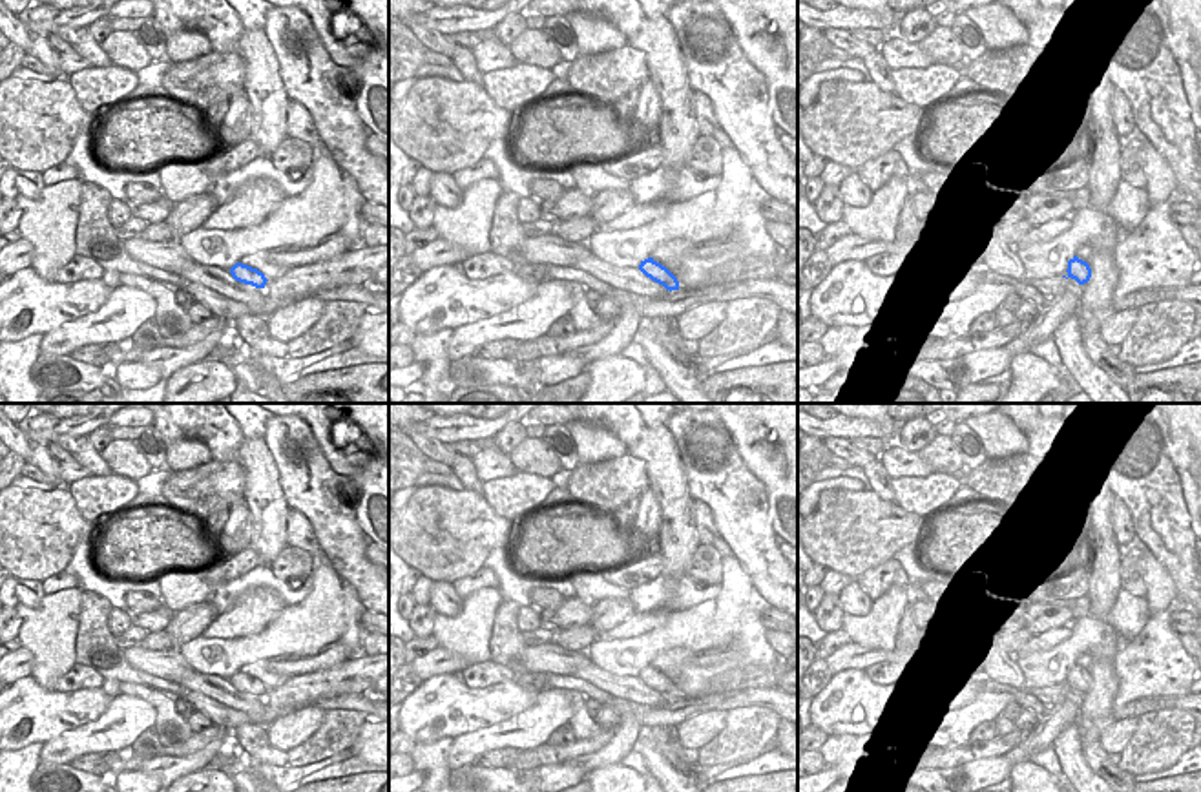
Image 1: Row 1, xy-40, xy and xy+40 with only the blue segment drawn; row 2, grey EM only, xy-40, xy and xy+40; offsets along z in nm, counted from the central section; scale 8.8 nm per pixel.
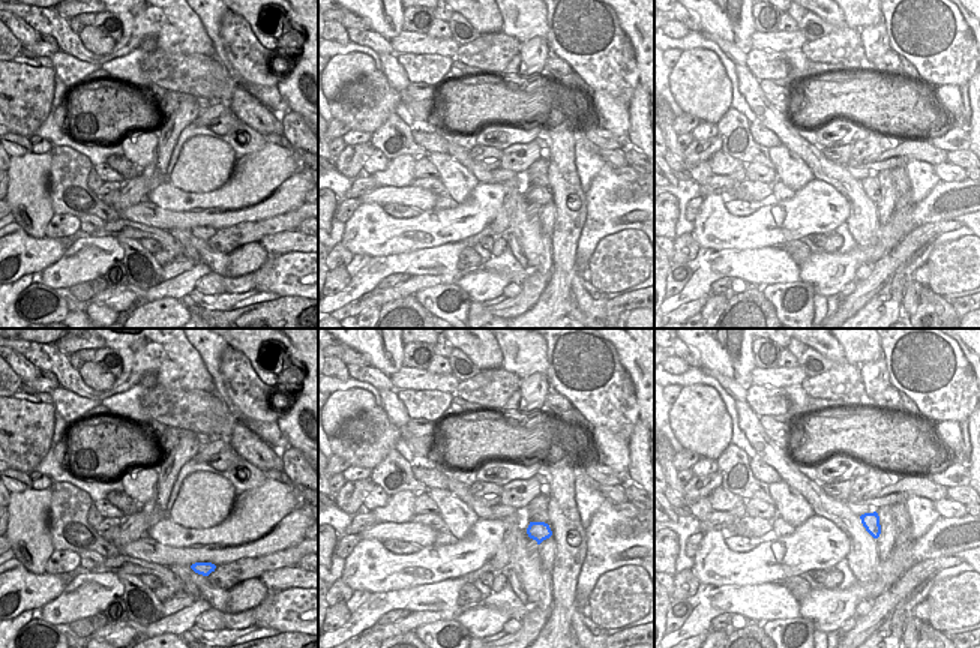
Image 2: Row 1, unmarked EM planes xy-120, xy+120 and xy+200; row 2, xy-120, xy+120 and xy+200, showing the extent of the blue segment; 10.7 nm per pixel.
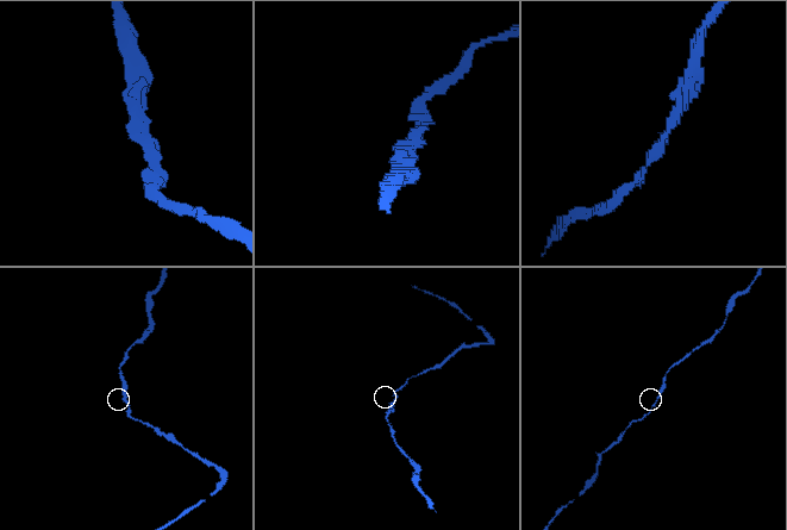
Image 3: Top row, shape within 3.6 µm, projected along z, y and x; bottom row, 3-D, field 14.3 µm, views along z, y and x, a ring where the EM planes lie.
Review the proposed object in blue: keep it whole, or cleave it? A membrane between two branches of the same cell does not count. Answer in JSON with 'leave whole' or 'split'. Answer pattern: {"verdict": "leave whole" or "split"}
{"verdict": "leave whole"}

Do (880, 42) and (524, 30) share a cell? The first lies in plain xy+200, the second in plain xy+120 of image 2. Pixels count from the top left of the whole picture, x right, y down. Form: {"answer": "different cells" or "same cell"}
{"answer": "different cells"}

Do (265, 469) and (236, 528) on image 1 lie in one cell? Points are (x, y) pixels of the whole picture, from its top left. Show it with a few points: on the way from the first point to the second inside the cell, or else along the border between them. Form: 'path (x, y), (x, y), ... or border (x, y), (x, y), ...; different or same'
border (245, 500), (250, 511), (250, 546); different

